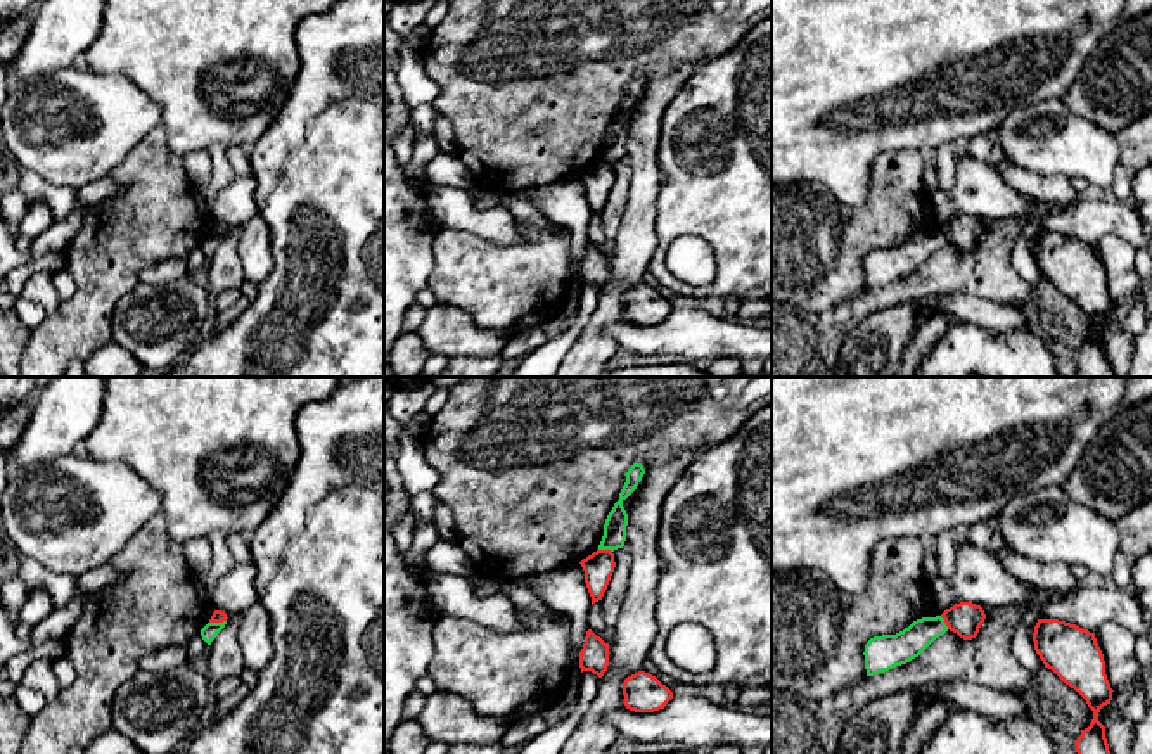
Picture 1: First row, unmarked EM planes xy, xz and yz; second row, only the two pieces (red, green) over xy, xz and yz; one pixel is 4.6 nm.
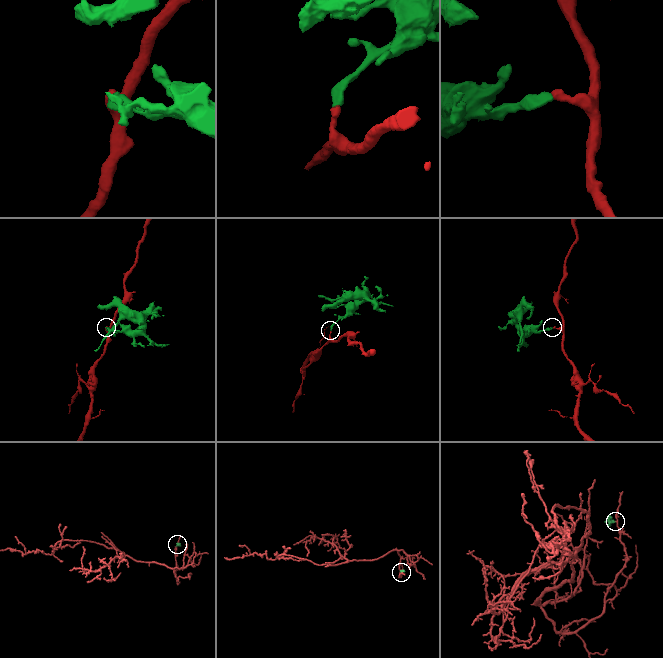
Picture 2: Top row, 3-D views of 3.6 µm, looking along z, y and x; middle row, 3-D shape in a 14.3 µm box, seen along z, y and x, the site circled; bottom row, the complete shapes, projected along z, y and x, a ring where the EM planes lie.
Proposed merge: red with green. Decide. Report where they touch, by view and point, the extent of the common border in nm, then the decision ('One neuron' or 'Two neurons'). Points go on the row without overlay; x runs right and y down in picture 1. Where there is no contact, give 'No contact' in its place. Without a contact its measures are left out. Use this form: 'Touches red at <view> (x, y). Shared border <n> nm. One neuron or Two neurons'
Touches red at xz (606, 163). Shared border 70 nm. Two neurons

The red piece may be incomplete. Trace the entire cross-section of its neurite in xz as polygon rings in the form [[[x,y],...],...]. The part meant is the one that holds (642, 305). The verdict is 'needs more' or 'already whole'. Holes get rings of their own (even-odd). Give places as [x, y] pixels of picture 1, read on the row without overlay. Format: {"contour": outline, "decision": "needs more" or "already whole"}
{"contour": [[[638,284],[623,296],[624,318],[635,325],[654,325],[664,322],[673,304],[656,289]]], "decision": "already whole"}

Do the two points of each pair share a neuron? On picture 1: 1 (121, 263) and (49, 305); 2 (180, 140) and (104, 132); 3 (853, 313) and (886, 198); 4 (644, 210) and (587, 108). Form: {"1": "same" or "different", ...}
{"1": "different", "2": "different", "3": "different", "4": "different"}

